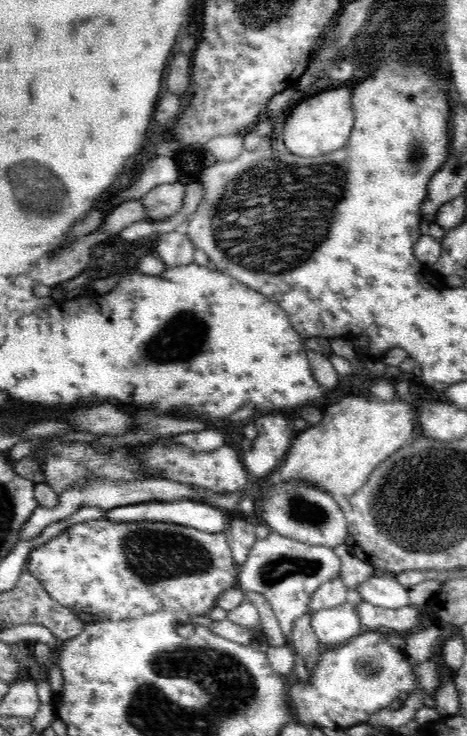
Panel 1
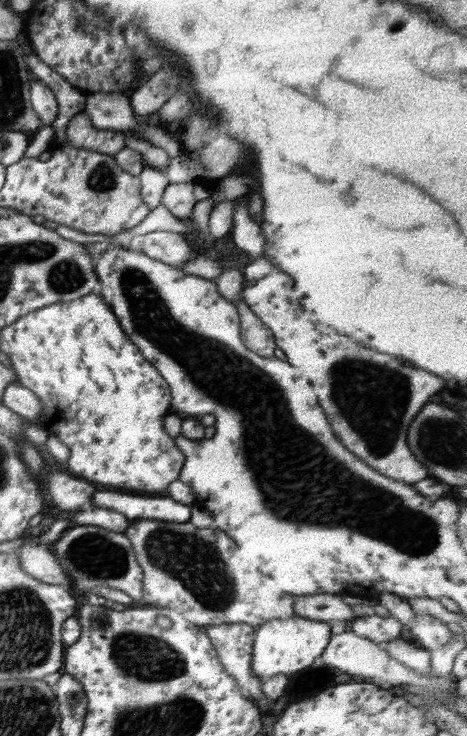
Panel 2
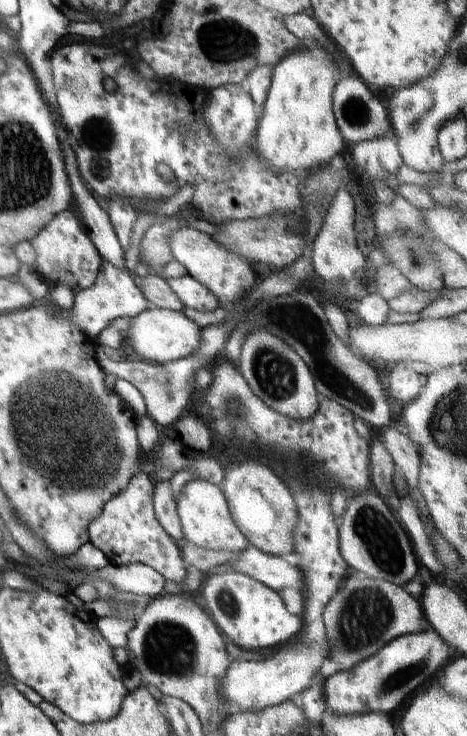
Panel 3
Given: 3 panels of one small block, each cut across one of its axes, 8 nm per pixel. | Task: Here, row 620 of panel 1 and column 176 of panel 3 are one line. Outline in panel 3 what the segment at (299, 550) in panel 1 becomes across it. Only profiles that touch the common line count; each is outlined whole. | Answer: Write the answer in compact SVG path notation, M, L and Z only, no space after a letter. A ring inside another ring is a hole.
M188 274L166 280L166 282L184 307L190 306L194 310L201 311L211 311L220 307L215 296L203 284L200 284Z

